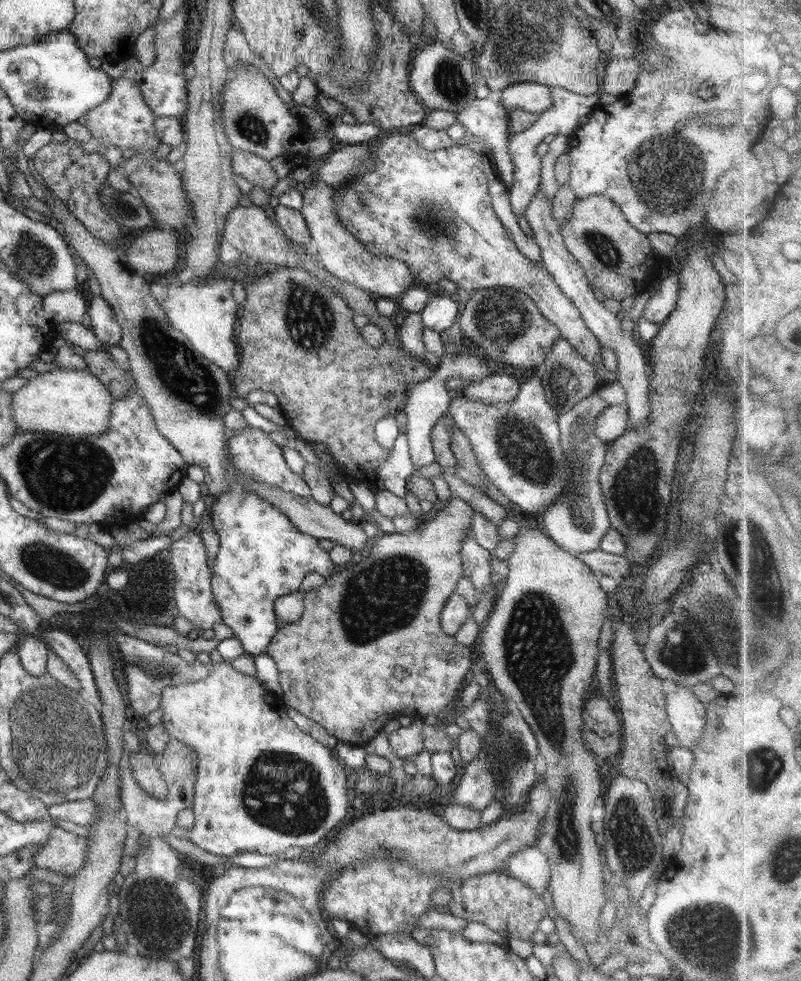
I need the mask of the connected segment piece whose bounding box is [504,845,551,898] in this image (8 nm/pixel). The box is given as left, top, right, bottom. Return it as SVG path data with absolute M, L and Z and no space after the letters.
M534 845L512 853L504 871L512 878L528 884L542 898L545 890L550 888L551 874L547 856Z

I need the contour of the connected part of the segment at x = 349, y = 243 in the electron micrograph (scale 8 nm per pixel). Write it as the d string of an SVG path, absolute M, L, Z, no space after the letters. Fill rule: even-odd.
M315 181L312 187L306 188L302 193L302 208L299 211L304 215L319 260L334 276L366 290L374 297L399 298L415 285L408 265L392 257L374 255L358 239L354 239L338 217L332 196L334 189L322 181Z

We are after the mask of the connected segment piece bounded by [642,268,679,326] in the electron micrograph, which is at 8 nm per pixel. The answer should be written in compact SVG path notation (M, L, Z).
M672 268L670 276L665 278L658 290L648 300L642 317L661 325L675 308L678 299L678 269Z

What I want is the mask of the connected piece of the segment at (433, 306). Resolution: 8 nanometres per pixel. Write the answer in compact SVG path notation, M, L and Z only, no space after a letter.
M440 296L438 298L432 297L419 313L426 328L440 333L456 322L458 310L460 310L460 306L457 297Z

